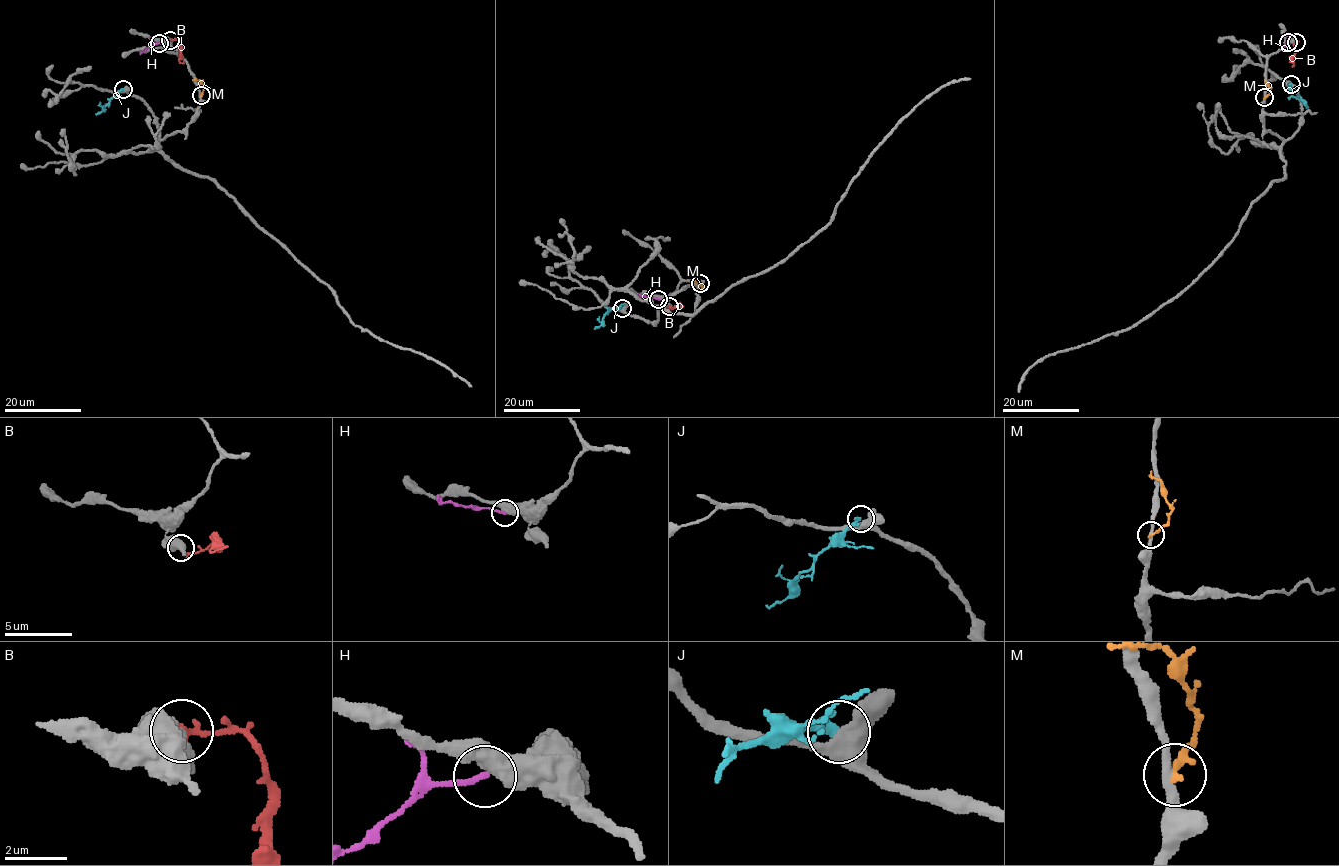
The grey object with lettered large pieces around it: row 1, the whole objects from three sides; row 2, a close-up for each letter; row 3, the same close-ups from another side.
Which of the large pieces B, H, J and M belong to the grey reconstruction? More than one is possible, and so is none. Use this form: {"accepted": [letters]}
{"accepted": []}

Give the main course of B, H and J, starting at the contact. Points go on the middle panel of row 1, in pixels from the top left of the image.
B: (669, 307), (683, 306)
H: (659, 298), (640, 294)
J: (622, 308), (608, 311), (602, 323), (594, 329)

